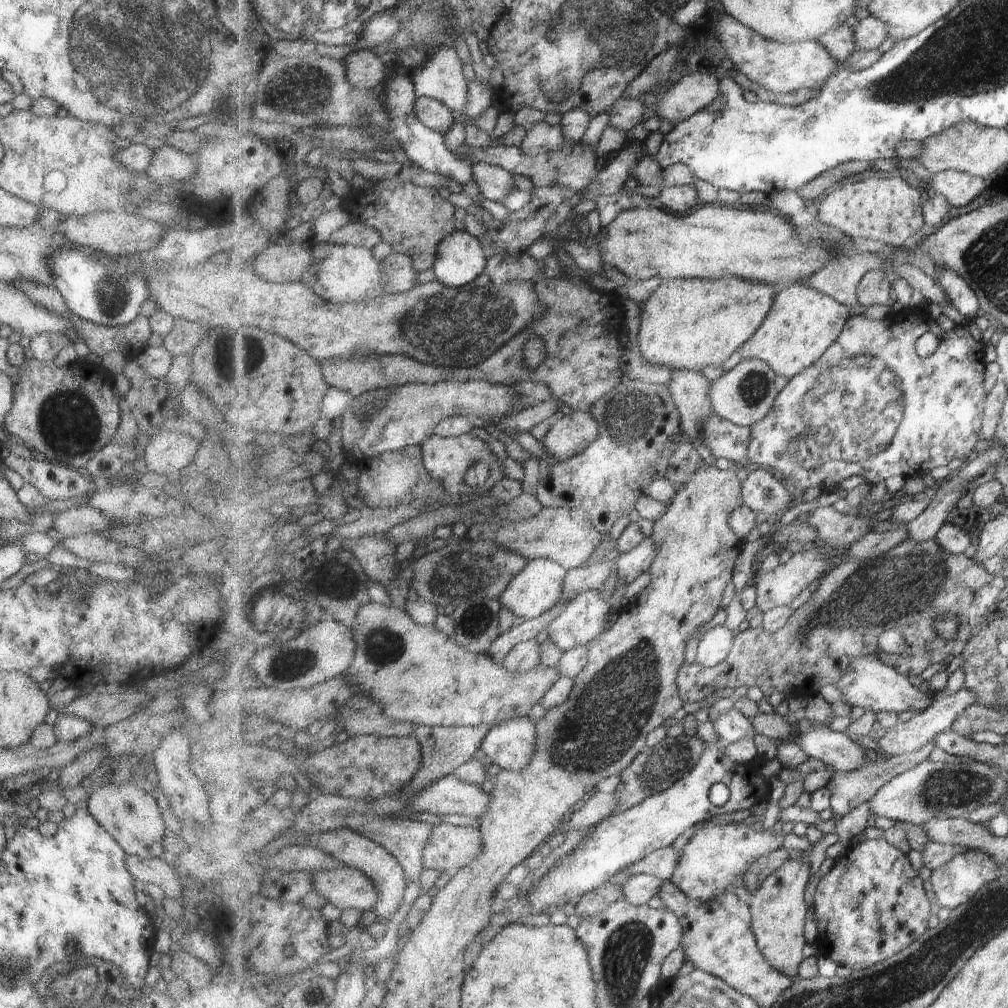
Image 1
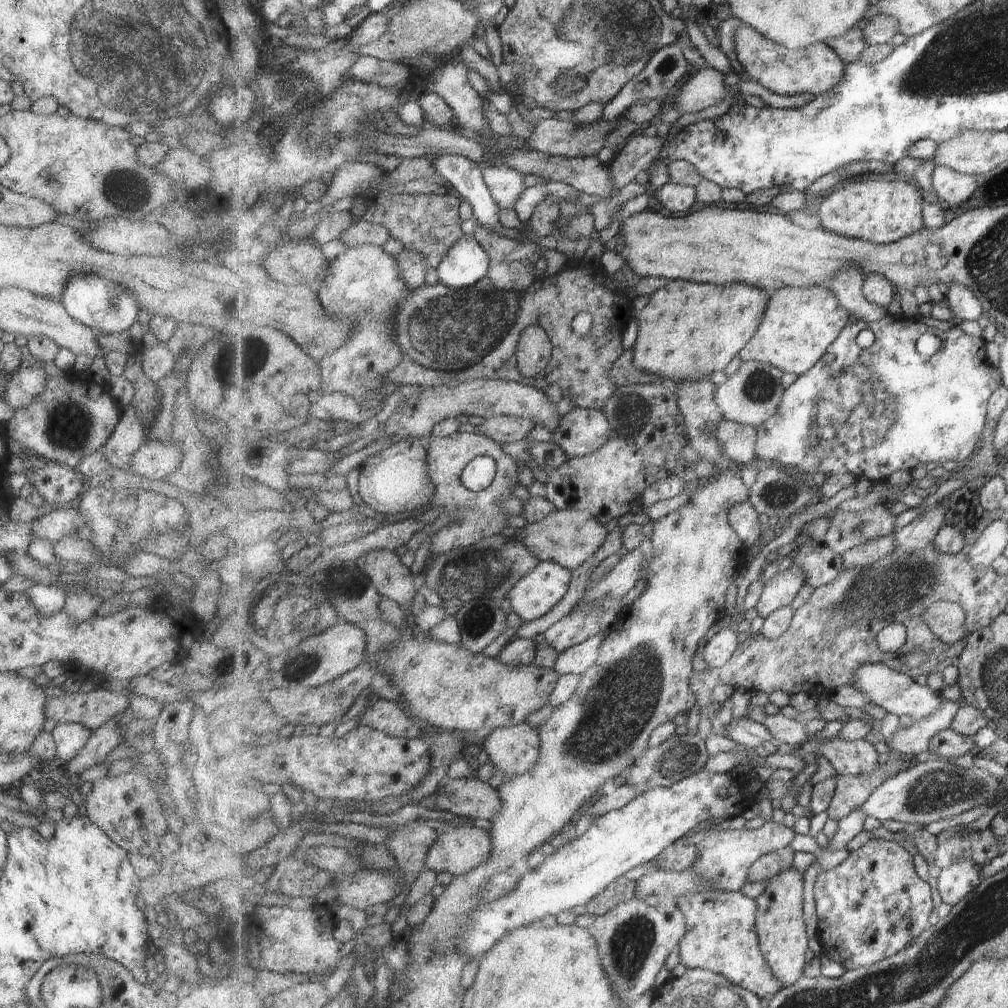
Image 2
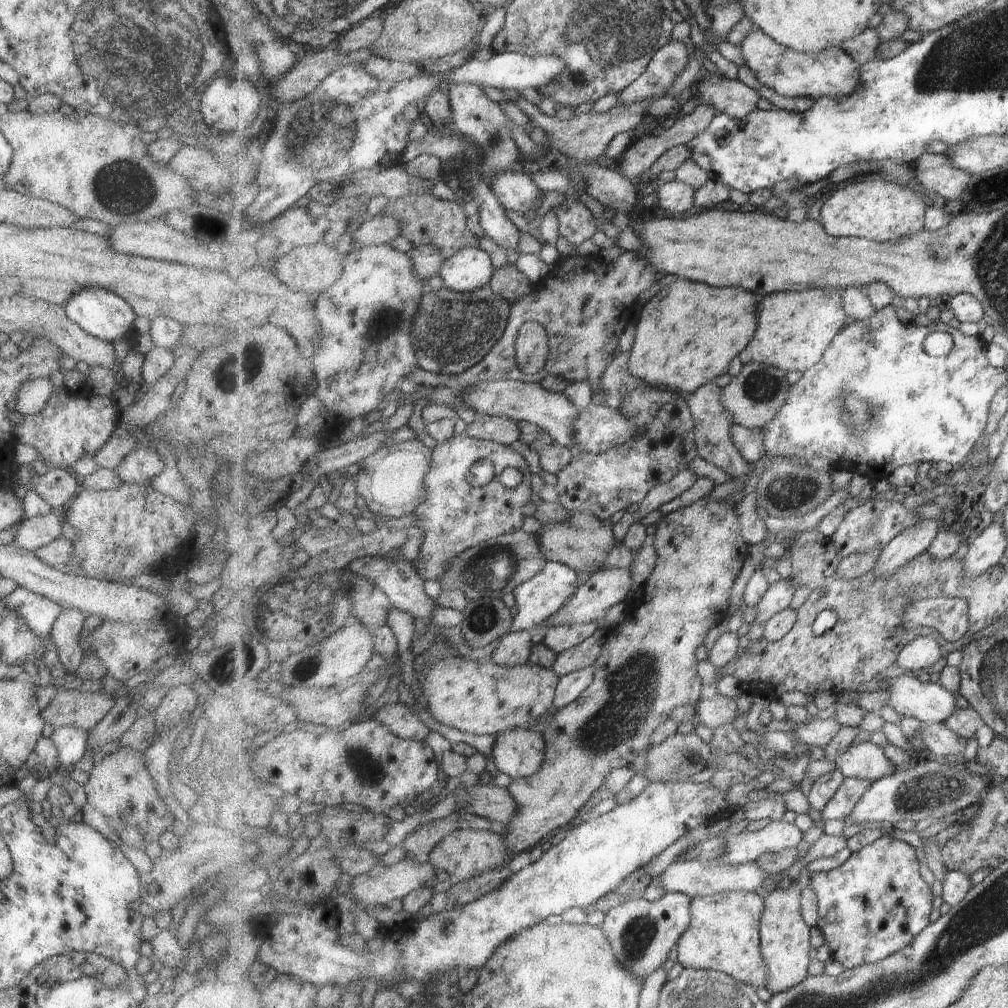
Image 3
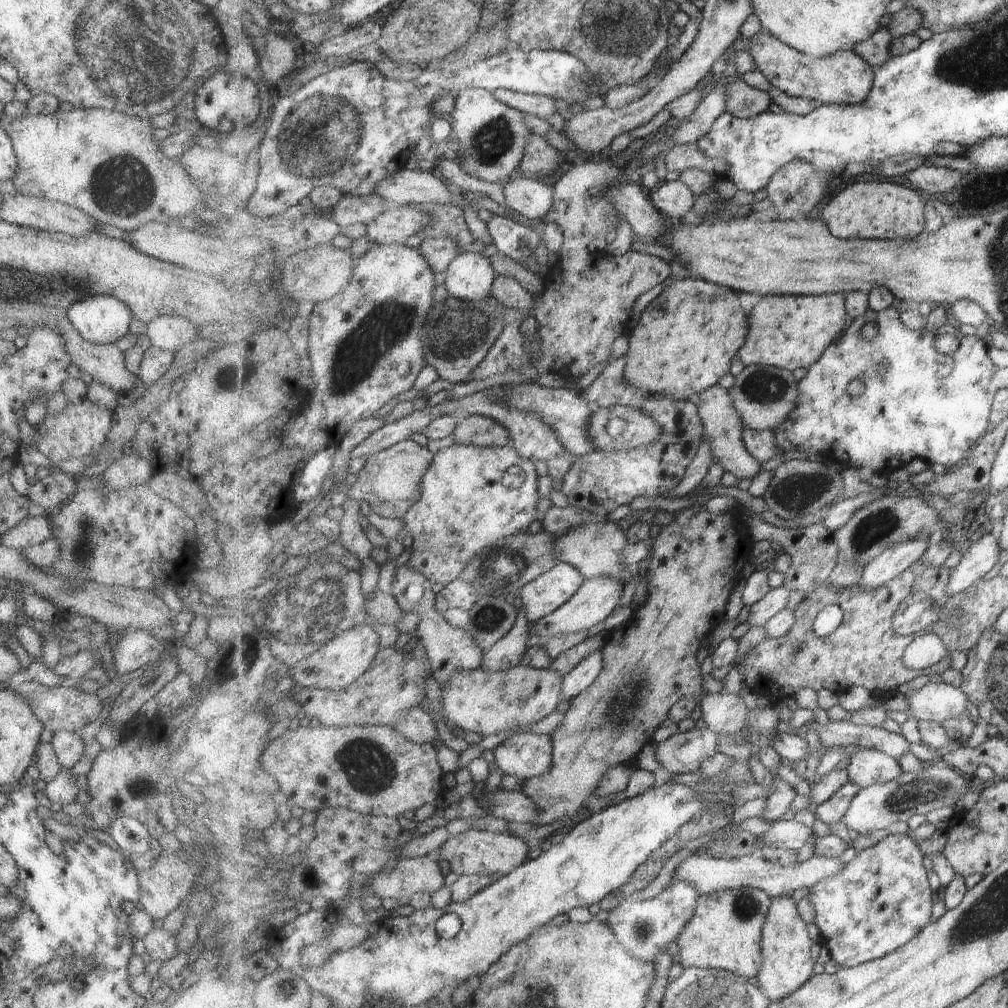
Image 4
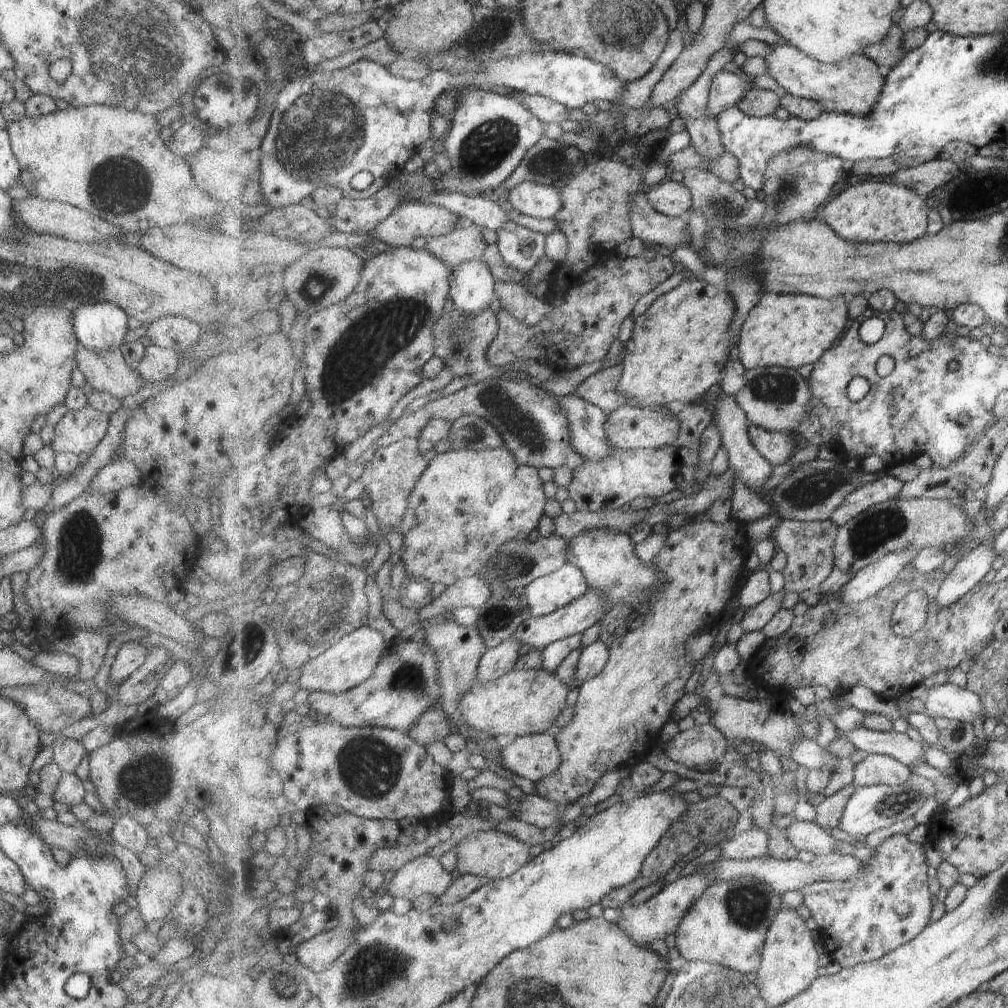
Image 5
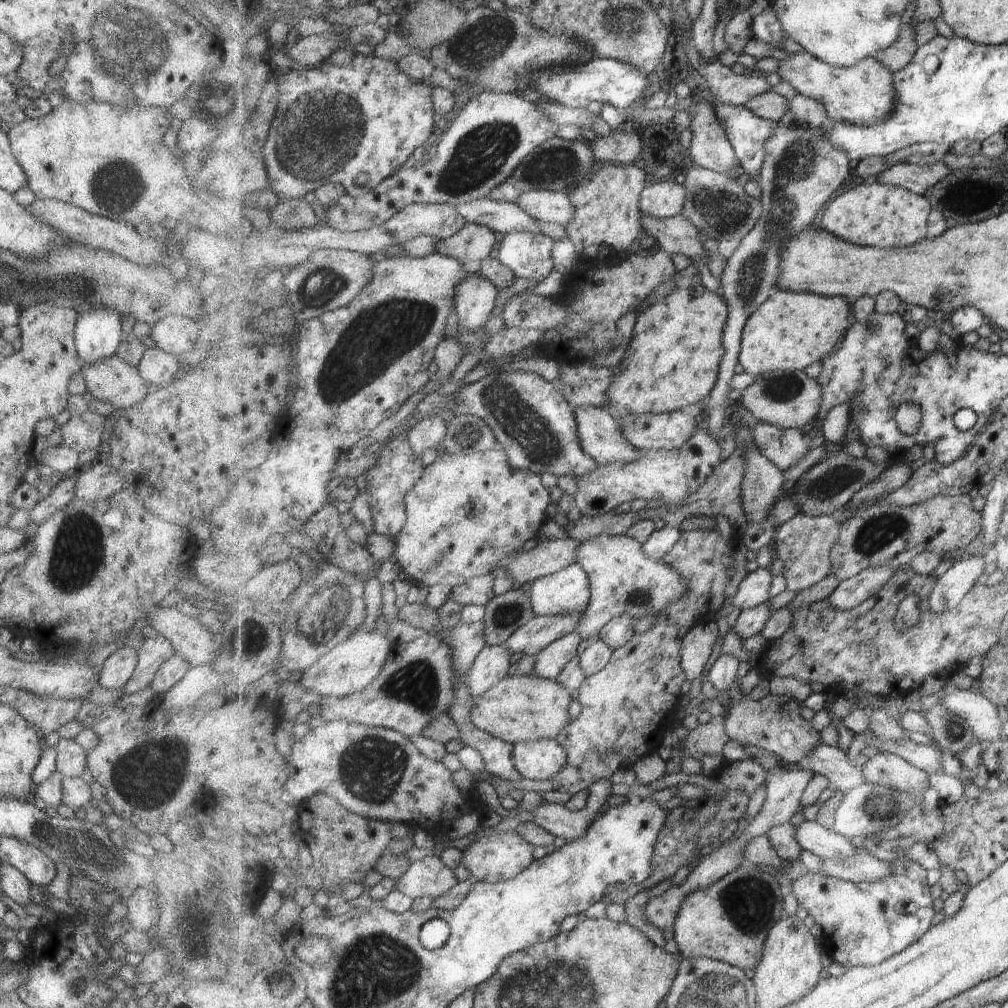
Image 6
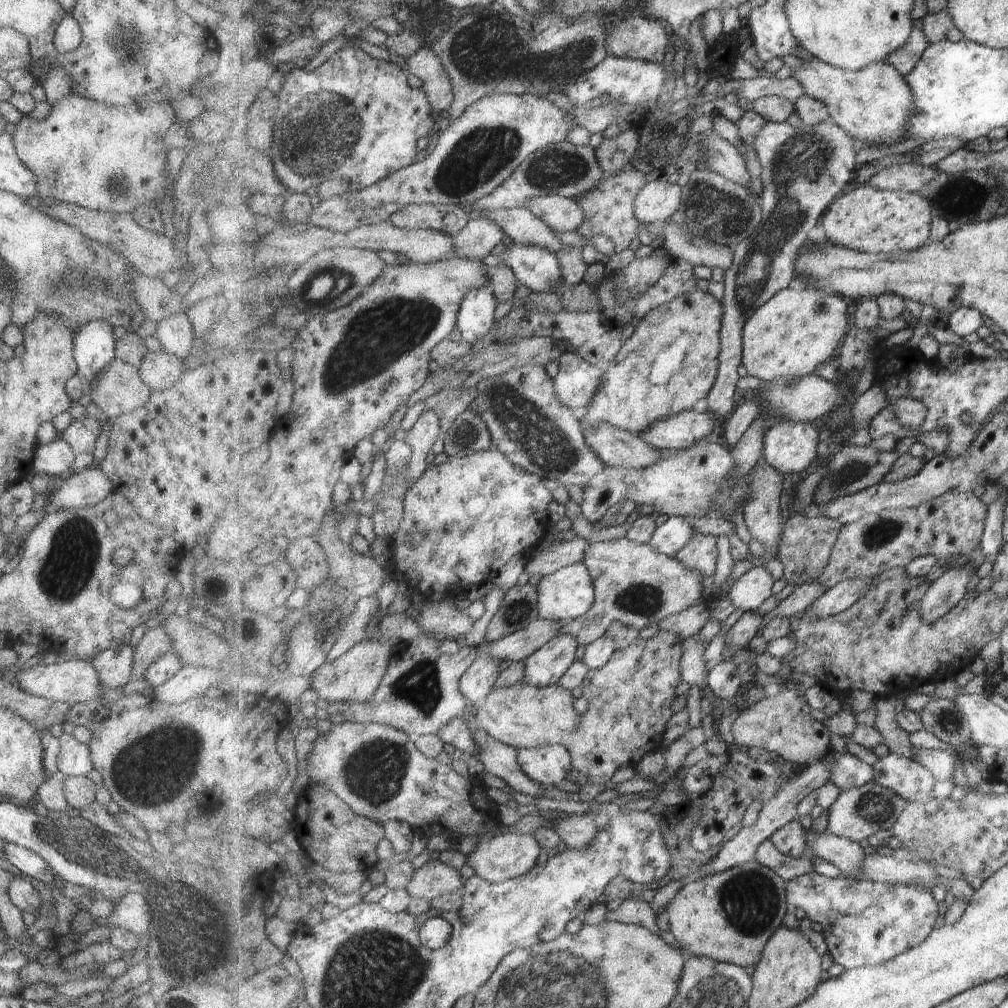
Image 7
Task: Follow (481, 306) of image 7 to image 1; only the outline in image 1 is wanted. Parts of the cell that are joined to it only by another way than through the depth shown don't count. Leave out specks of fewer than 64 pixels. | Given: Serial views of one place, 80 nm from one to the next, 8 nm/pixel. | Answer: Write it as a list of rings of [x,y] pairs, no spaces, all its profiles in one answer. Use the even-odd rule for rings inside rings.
[[[455,230],[439,243],[432,269],[435,280],[457,288],[485,273],[488,260],[489,255],[474,234]]]

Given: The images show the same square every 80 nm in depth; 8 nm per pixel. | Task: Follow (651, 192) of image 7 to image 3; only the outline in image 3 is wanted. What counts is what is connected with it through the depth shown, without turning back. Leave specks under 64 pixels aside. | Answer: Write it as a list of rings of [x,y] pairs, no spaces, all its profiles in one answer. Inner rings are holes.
[[[677,180],[659,184],[658,205],[675,216],[689,212],[695,206],[695,189]]]

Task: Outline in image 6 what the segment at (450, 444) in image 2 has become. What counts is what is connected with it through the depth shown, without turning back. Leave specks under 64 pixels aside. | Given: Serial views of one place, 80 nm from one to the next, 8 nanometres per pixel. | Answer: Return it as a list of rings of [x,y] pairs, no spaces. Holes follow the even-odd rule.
[[[488,450],[488,451],[473,451],[461,454],[451,454],[445,452],[445,455],[438,458],[426,466],[423,476],[416,482],[416,485],[412,487],[407,494],[405,512],[408,519],[405,528],[396,536],[395,543],[395,556],[398,563],[401,566],[401,570],[407,572],[415,582],[425,583],[425,586],[461,586],[462,583],[472,581],[473,578],[479,578],[481,575],[491,574],[495,570],[496,566],[504,560],[504,556],[507,553],[521,549],[521,546],[531,540],[531,538],[541,538],[541,526],[543,522],[547,520],[547,508],[551,504],[551,498],[549,498],[549,489],[543,486],[541,482],[541,475],[535,474],[531,471],[523,469],[517,469],[510,462],[508,454],[504,450]]]

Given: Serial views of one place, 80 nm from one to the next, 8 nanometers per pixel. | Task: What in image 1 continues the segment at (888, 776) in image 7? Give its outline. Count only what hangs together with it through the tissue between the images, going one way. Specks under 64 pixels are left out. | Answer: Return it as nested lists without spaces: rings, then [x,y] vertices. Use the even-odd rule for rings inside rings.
[[[813,722],[807,731],[792,737],[801,750],[811,758],[832,766],[834,771],[851,772],[863,766],[865,747],[851,740],[846,733],[831,730],[829,725]]]

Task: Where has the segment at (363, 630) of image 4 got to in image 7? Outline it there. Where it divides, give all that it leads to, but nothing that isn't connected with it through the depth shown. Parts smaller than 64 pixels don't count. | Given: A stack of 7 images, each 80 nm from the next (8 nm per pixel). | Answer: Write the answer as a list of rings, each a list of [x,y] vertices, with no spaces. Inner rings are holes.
[[[381,637],[379,640],[381,641],[363,639],[334,661],[323,663],[312,677],[309,677],[309,688],[318,694],[319,700],[325,699],[332,703],[368,701],[382,683],[393,653],[392,642],[382,640]]]

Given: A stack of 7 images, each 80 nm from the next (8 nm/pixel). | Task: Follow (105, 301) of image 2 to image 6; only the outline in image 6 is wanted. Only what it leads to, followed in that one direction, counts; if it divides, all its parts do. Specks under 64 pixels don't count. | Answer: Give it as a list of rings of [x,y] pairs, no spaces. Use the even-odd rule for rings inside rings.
[[[97,307],[78,313],[73,338],[82,366],[103,360],[116,352],[124,338],[121,317],[111,307]]]

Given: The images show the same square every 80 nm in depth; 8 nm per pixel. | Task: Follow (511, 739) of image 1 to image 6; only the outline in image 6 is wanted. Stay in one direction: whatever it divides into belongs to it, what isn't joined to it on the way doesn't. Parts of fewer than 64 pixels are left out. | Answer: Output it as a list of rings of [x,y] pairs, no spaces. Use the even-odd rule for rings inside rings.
[[[539,739],[514,745],[512,761],[523,778],[551,780],[568,764],[568,754],[555,739]]]

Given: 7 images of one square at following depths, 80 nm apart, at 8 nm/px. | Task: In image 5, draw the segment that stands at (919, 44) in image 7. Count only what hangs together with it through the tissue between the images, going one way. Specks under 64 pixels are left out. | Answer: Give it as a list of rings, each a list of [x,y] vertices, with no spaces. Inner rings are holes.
[[[893,24],[890,33],[881,42],[864,48],[863,54],[867,55],[881,68],[890,70],[907,54],[902,49],[902,38],[905,31],[899,24]]]

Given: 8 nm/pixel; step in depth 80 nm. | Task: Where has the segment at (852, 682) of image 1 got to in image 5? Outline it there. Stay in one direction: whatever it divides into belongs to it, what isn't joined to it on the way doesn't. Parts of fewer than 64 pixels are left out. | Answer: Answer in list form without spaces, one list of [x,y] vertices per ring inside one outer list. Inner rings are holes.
[[[945,682],[942,685],[939,684],[928,688],[927,691],[927,698],[923,701],[926,709],[925,713],[933,719],[941,716],[971,723],[977,716],[986,718],[982,712],[981,699],[974,692],[967,690],[965,686],[959,687]]]

